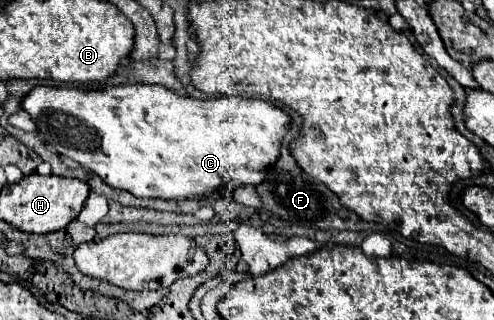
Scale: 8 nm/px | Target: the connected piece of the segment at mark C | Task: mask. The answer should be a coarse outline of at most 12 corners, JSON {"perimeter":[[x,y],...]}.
{"perimeter":[[37,85],[45,143],[135,197],[259,185],[289,117]]}

